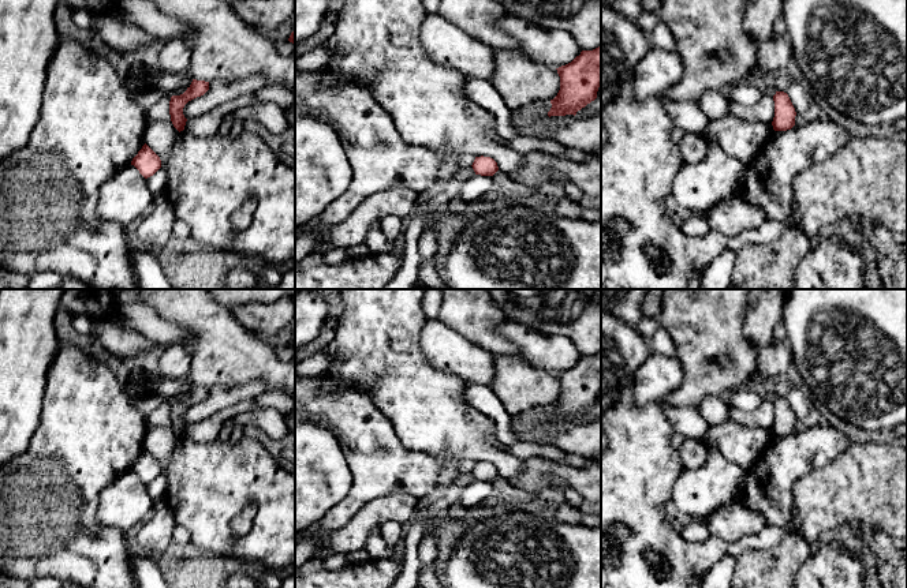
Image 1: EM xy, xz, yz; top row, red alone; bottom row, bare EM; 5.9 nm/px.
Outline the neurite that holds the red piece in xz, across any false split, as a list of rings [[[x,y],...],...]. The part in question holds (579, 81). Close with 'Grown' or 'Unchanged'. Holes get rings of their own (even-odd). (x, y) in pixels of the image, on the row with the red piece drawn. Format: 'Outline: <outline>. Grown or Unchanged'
Outline: [[[601,46],[582,50],[571,63],[556,70],[560,76],[560,90],[550,100],[552,108],[548,116],[575,116],[597,98],[601,86]]]. Unchanged

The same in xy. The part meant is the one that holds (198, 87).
Outline: [[[193,79],[187,90],[180,95],[172,95],[169,101],[169,115],[173,127],[180,132],[184,130],[187,119],[183,115],[184,105],[204,95],[209,90],[209,82]]]. Unchanged

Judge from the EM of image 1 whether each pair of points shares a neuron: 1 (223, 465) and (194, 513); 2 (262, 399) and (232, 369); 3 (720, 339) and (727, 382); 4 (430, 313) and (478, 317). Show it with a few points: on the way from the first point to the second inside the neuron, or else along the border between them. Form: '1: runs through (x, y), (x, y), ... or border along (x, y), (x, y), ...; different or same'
1: runs through (217, 478), (205, 490), (204, 501); same
2: border along (280, 386), (267, 392); different
3: runs through (731, 349), (735, 354), (735, 371); same
4: border along (441, 303), (440, 311), (435, 318); different

